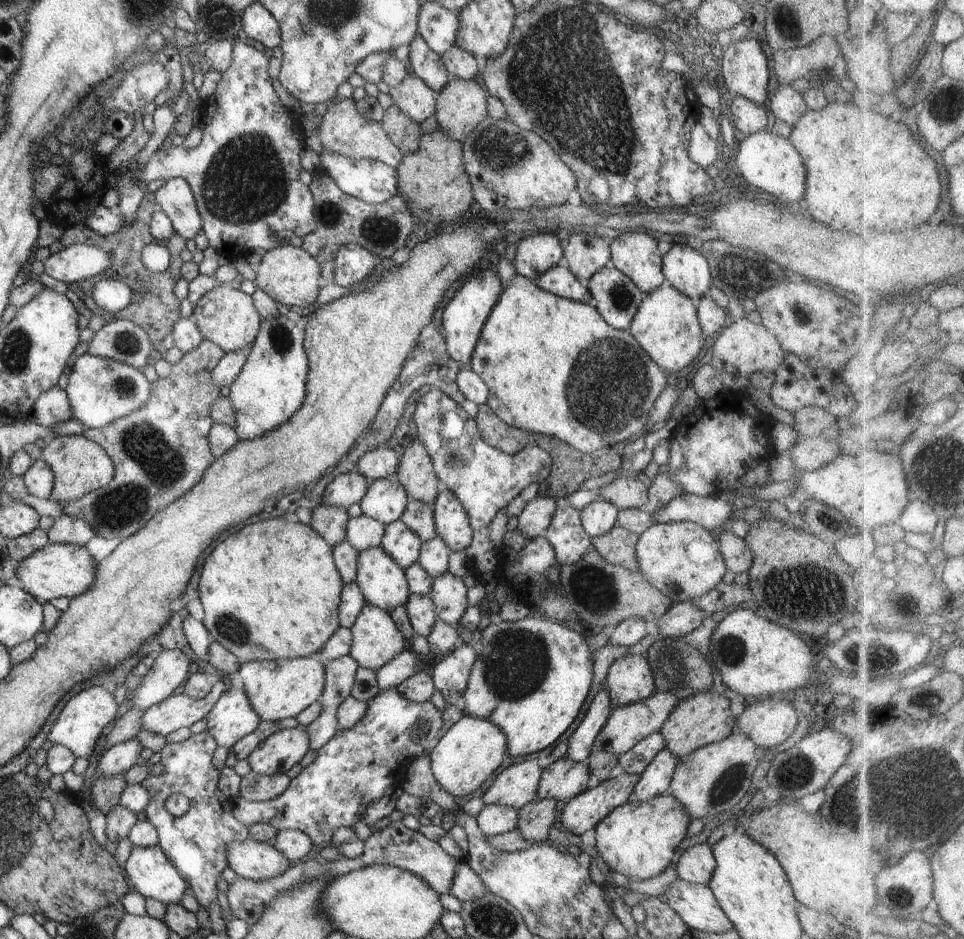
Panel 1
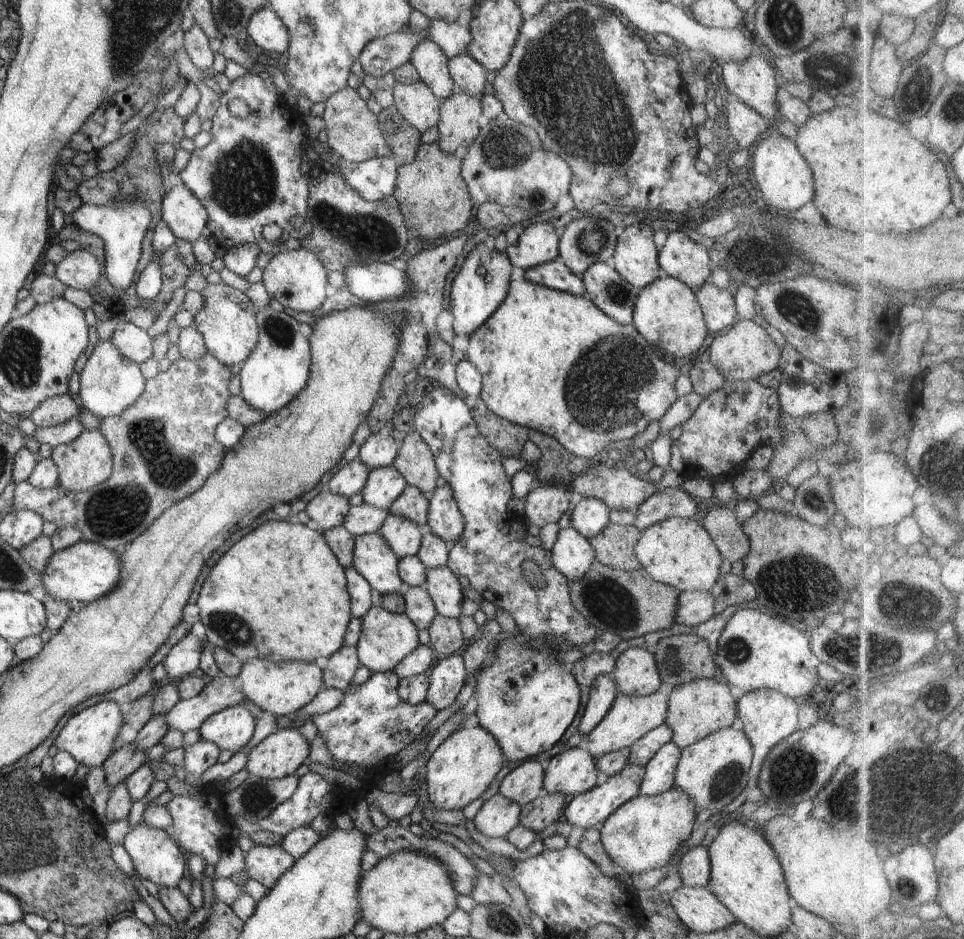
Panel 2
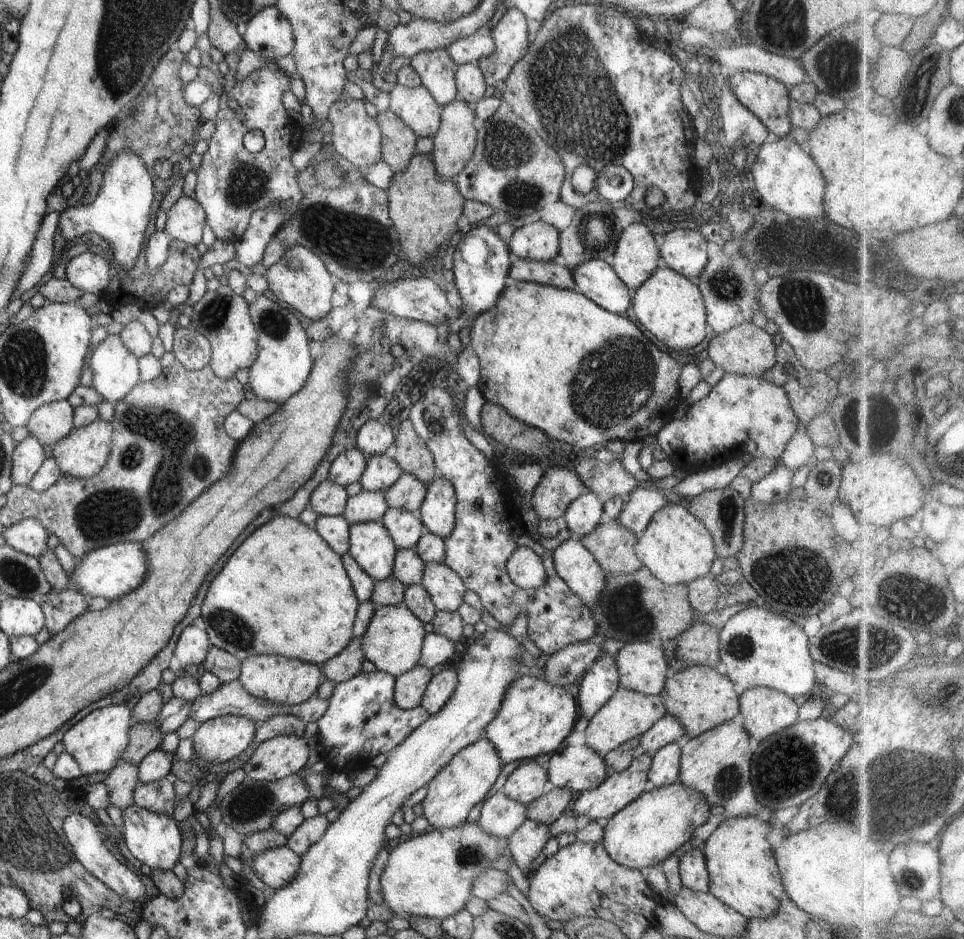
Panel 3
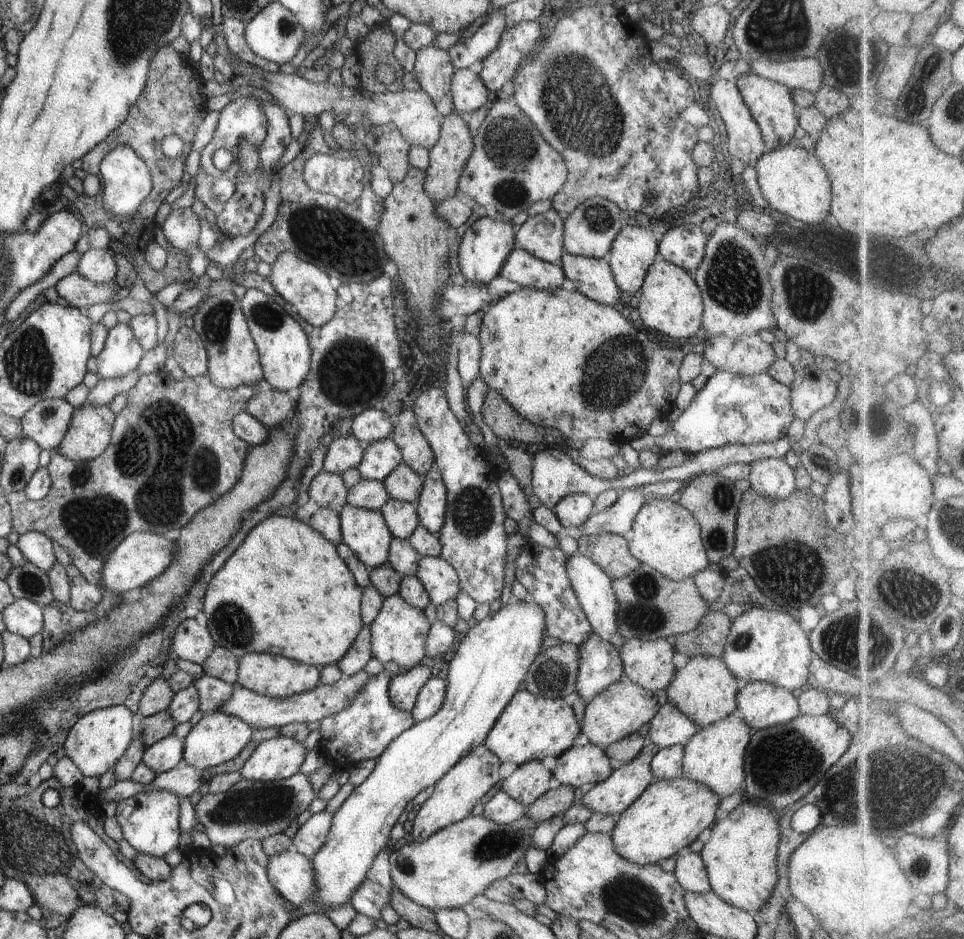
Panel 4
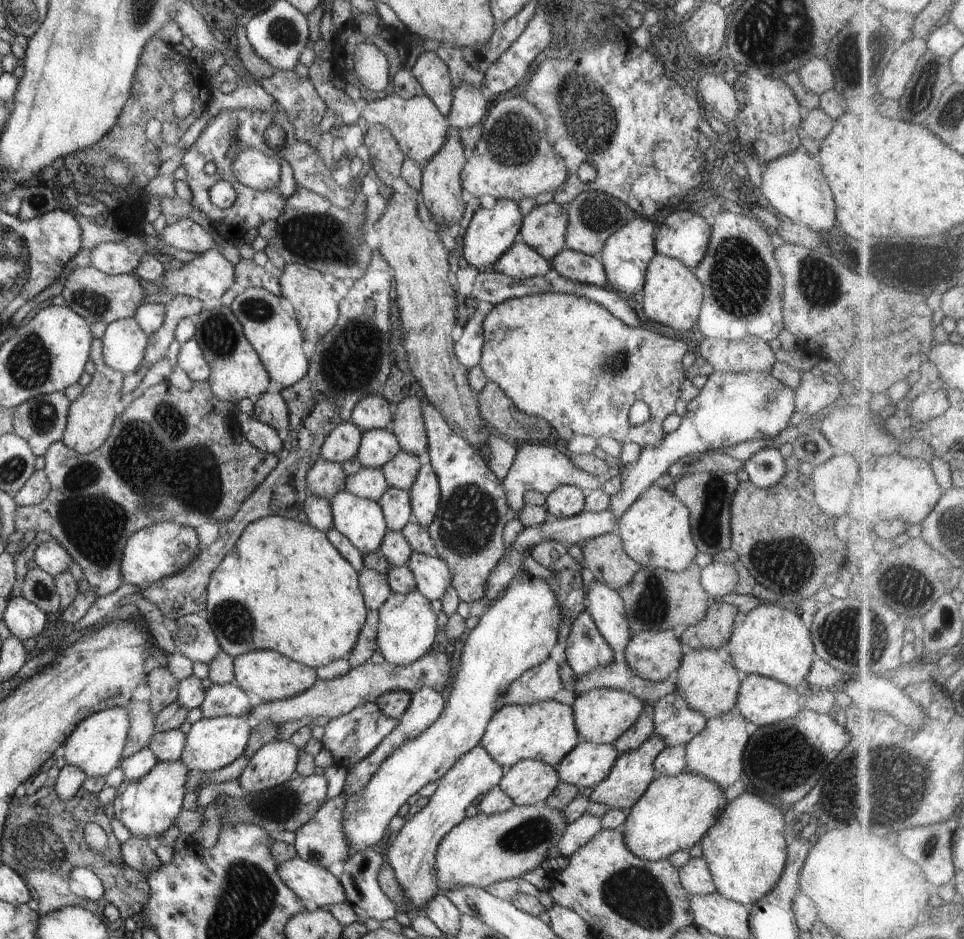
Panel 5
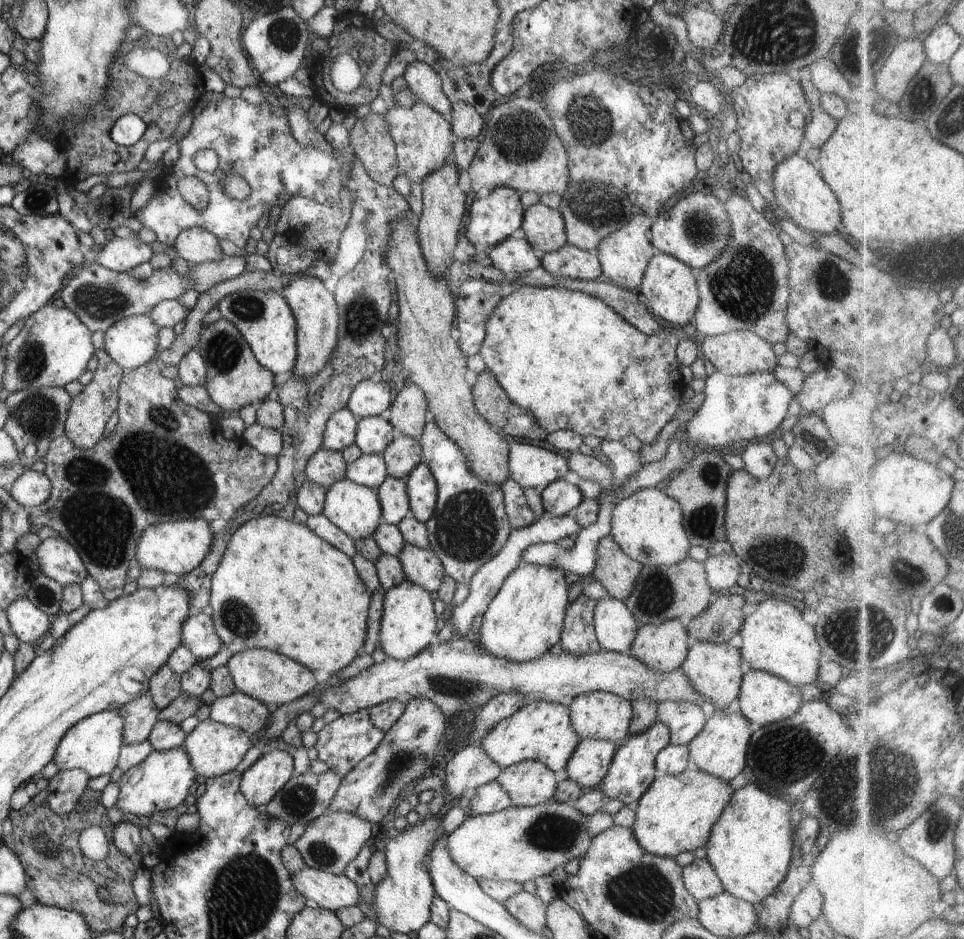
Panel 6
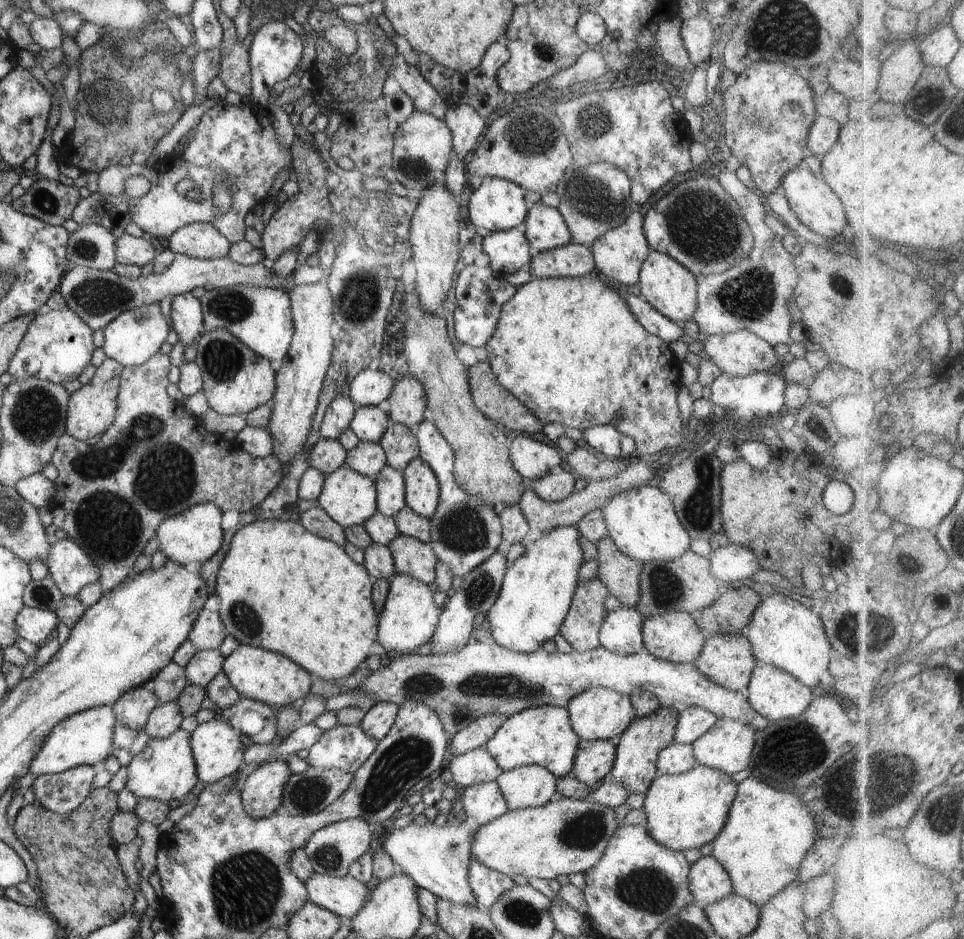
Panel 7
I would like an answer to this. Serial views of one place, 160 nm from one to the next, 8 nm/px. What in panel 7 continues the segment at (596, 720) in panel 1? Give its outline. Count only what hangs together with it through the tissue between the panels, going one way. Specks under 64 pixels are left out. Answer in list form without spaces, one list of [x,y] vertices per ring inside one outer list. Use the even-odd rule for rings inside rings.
[[[598,576],[578,581],[568,614],[559,628],[574,651],[583,653],[601,646],[599,632],[608,612],[604,602],[610,595]]]

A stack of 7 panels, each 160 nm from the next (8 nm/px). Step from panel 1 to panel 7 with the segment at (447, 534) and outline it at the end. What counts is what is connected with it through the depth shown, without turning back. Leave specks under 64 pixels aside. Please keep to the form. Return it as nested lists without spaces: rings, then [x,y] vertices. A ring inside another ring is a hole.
[[[419,456],[402,470],[406,483],[405,499],[408,508],[429,519],[439,503],[439,482],[428,464]]]

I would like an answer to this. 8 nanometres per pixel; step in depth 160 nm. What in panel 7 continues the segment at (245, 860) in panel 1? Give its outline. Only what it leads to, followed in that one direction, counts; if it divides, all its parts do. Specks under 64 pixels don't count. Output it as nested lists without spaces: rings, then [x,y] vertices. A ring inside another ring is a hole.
[[[314,873],[303,883],[309,894],[308,901],[342,918],[346,916],[351,919],[367,903],[372,886],[349,874],[331,877]]]

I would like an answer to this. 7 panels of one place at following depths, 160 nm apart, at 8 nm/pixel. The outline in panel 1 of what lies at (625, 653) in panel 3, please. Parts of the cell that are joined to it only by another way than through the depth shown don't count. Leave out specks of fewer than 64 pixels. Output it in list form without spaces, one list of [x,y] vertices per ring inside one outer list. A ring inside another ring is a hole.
[[[626,655],[612,661],[604,688],[617,706],[640,702],[657,690],[645,655]]]

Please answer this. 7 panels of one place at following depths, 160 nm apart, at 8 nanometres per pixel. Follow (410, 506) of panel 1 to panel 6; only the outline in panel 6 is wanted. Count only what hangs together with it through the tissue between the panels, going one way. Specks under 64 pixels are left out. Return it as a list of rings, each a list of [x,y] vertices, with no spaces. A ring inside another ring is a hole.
[[[396,433],[395,439],[381,452],[390,476],[406,480],[407,476],[423,462],[422,447],[415,438]]]

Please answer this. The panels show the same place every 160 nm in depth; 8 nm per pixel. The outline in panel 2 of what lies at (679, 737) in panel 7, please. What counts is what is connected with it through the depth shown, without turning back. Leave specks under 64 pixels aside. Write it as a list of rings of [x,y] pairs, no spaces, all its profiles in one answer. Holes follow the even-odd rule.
[[[662,724],[634,742],[630,749],[629,762],[636,766],[645,767],[650,760],[667,744],[672,741],[672,730]]]

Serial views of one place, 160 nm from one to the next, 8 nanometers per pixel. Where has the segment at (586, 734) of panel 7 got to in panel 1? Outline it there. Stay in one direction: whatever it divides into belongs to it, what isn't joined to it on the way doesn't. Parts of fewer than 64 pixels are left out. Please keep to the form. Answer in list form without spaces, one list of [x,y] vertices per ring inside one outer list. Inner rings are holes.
[[[656,690],[651,697],[640,702],[617,706],[615,710],[611,710],[606,724],[596,736],[595,749],[616,756],[621,755],[629,748],[636,746],[641,740],[644,740],[644,737],[659,731],[678,701],[679,698],[674,693]]]

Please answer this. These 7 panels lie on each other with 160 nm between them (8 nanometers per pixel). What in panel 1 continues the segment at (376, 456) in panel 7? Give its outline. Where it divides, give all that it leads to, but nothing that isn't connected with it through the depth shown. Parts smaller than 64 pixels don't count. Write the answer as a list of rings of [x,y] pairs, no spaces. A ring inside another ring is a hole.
[[[364,514],[349,517],[346,525],[345,539],[360,552],[381,544],[385,524]]]

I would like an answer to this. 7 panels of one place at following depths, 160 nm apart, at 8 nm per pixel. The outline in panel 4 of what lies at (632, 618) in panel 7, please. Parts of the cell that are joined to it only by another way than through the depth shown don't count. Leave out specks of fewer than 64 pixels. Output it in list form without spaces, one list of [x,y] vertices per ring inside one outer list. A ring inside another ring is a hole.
[[[579,552],[567,560],[567,571],[576,596],[584,609],[592,630],[602,640],[609,642],[619,649],[625,641],[617,627],[618,601],[611,583],[611,578],[590,558],[582,556]]]

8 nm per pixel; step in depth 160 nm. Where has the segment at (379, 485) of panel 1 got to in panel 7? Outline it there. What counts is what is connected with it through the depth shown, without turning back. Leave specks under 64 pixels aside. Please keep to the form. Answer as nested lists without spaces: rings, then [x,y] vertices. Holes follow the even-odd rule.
[[[364,405],[357,407],[349,428],[354,431],[360,441],[379,442],[391,424],[387,413],[378,405]]]

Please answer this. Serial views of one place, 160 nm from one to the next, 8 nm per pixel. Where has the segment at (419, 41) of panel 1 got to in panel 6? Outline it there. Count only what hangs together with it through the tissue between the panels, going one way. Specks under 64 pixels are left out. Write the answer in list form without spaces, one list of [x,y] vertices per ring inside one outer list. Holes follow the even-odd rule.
[[[413,61],[404,73],[408,88],[417,96],[417,100],[437,110],[450,120],[451,102],[441,87],[438,73],[426,63]]]

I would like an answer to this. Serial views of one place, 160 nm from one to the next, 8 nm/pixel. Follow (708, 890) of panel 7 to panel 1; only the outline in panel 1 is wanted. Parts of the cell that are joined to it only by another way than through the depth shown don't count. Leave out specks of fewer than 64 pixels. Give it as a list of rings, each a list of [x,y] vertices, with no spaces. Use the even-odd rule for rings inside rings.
[[[708,843],[689,847],[677,864],[678,878],[692,884],[707,885],[714,872],[715,858]]]

